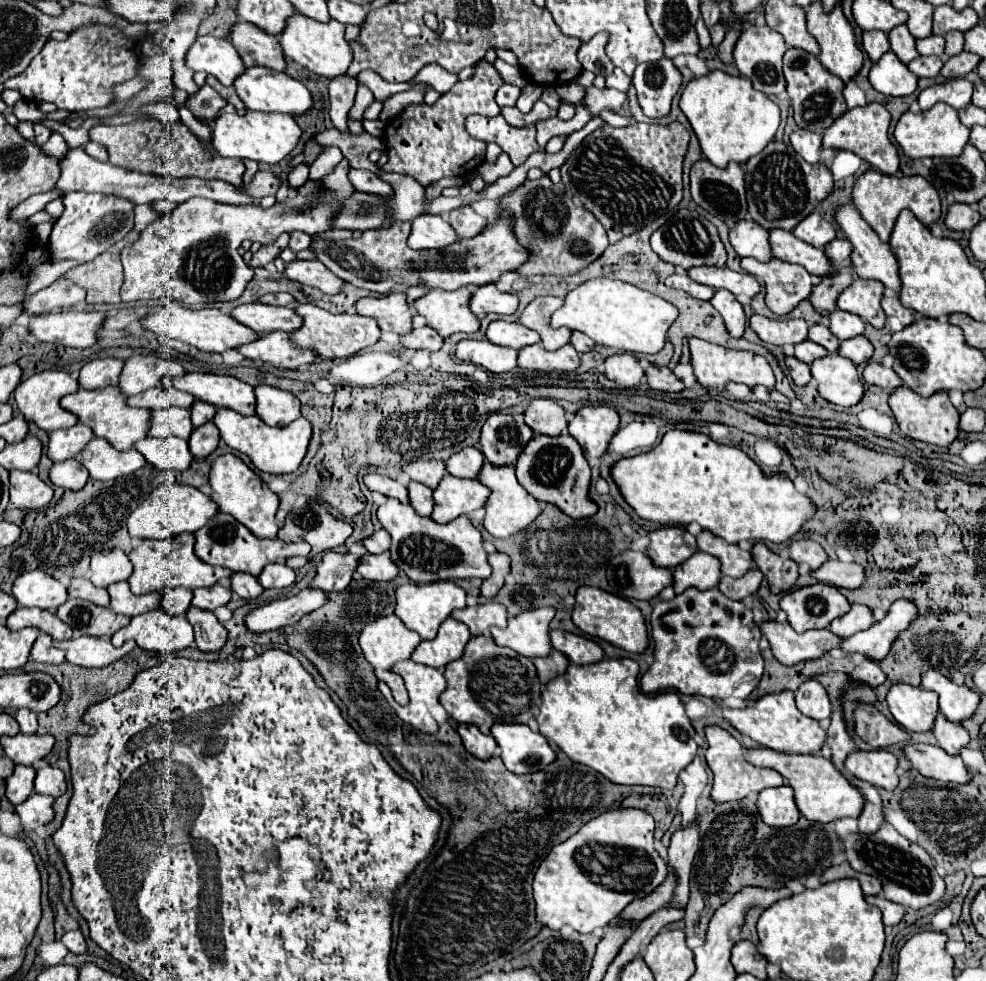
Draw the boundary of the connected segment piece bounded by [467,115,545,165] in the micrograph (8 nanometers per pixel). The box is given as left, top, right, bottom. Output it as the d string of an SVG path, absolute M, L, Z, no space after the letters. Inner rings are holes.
M471 115L467 119L467 131L481 141L493 141L497 143L513 161L513 165L525 163L525 159L533 151L545 151L543 147L537 145L535 139L535 125L529 127L511 127L503 115L497 117L481 117L481 115Z

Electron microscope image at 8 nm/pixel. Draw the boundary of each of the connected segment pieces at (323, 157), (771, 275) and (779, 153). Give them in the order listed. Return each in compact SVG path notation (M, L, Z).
M325 147L325 151L317 157L317 161L309 168L308 179L319 181L325 173L331 173L331 169L335 167L341 160L343 155L337 147Z
M747 257L741 259L741 267L749 275L763 279L767 291L765 303L775 315L789 315L795 305L811 295L813 281L807 269L801 269L801 265L791 265L777 259L761 263Z
M771 141L763 153L757 157L751 157L747 163L745 173L745 185L747 185L747 203L749 203L749 215L755 223L759 223L763 229L785 229L793 231L799 221L803 221L813 209L833 191L833 177L831 171L819 163L809 165L805 159L799 157L799 153L793 151L793 147Z

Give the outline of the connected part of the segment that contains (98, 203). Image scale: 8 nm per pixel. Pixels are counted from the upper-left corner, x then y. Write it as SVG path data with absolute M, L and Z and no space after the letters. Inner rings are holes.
M65 193L65 211L53 225L49 243L51 259L77 259L81 263L93 261L97 255L111 249L133 229L135 205L127 199L101 193Z

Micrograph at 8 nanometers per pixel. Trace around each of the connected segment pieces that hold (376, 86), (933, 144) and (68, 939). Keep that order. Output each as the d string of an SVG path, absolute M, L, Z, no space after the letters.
M363 71L363 73L359 73L357 79L359 79L361 83L365 83L365 85L373 91L373 95L375 95L377 101L385 101L385 99L389 99L393 93L401 93L401 91L407 91L407 89L413 87L411 83L387 83L387 81L381 79L379 75L375 75L373 71Z
M937 103L929 111L921 111L921 113L905 111L895 125L893 137L899 143L901 151L911 159L959 157L963 147L969 143L969 129L959 121L957 111L951 105Z
M69 931L63 935L63 945L71 951L71 953L85 953L87 951L87 943L85 943L85 937L81 931Z

